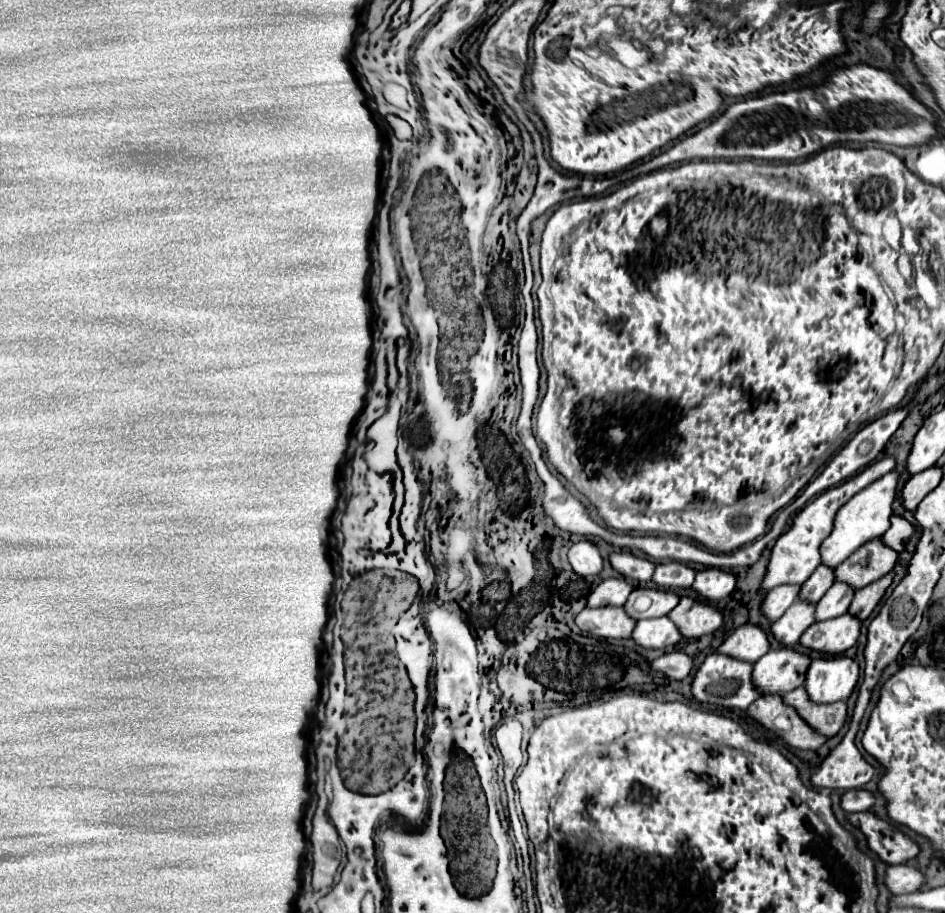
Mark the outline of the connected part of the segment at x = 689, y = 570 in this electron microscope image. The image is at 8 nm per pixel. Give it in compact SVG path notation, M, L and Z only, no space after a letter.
M660 562L652 576L652 582L658 588L690 588L696 578L696 570L684 562Z

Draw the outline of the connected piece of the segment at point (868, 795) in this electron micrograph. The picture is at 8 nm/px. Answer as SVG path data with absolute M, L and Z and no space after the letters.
M864 788L860 790L848 790L842 796L842 808L846 812L866 812L876 804L876 796Z

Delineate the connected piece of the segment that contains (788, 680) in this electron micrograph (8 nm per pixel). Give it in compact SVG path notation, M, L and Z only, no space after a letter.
M778 648L754 664L752 680L764 694L786 694L804 684L804 670L808 670L808 666L808 654L794 648Z

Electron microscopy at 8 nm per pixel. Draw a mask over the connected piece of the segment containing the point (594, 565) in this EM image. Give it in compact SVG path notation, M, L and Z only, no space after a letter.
M592 540L576 542L568 552L568 560L570 560L574 572L584 576L584 578L598 576L602 572L602 566L604 566L604 558L598 550L598 544Z

